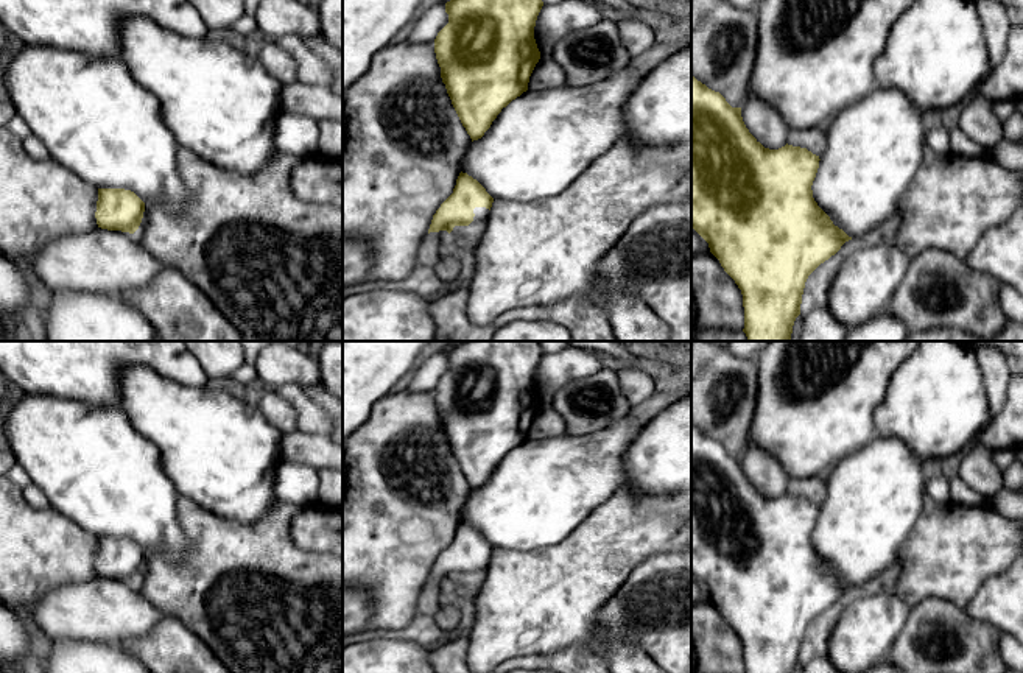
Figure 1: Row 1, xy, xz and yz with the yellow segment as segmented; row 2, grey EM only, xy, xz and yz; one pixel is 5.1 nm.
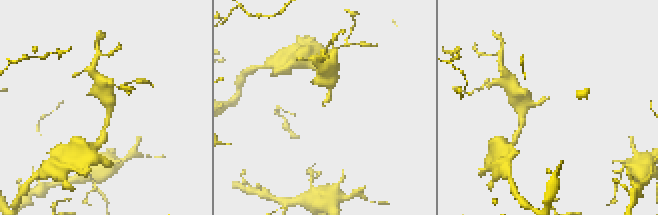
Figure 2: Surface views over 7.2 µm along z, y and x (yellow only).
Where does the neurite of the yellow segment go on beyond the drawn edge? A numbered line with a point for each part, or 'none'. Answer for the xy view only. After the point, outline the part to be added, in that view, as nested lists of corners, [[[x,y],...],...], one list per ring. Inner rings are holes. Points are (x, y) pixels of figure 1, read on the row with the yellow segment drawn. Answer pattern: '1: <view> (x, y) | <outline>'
none

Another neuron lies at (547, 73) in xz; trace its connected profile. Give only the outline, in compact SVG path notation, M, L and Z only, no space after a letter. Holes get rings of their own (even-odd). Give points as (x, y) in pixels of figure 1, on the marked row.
M540 58L539 62L536 64L528 89L529 90L545 90L545 89L554 89L561 87L567 83L565 73L562 67L551 58Z

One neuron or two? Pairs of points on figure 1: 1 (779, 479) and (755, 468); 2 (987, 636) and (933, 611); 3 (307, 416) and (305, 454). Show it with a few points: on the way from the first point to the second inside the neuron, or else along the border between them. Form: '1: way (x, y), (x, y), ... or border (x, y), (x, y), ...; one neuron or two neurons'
1: way (773, 479), (762, 469); one neuron
2: way (973, 636), (961, 636), (947, 625); one neuron
3: border (298, 429), (326, 436); two neurons

